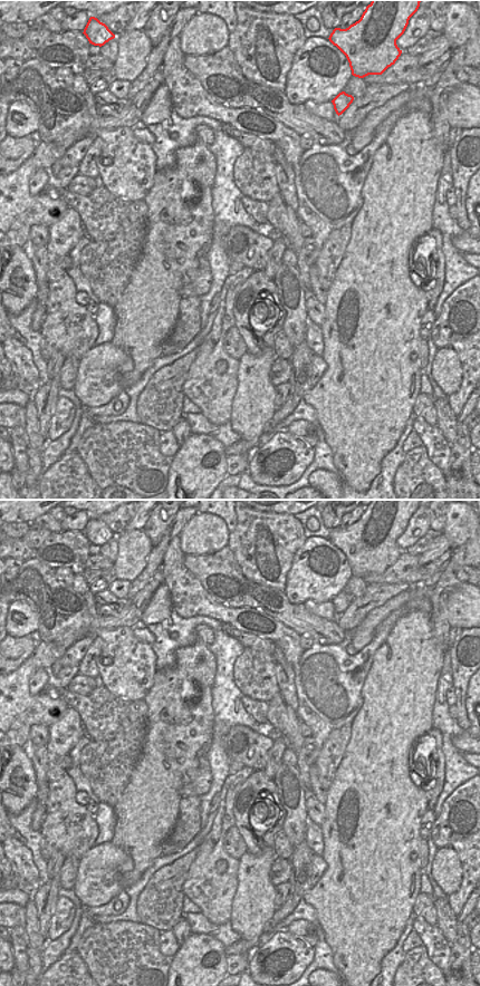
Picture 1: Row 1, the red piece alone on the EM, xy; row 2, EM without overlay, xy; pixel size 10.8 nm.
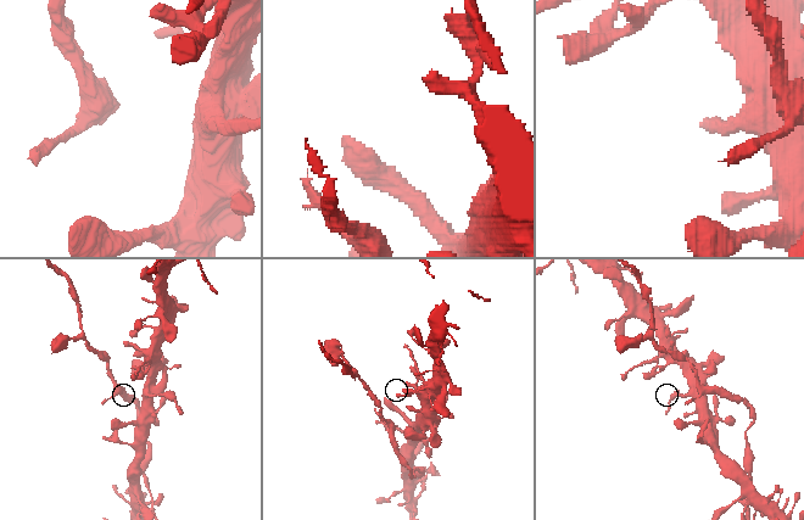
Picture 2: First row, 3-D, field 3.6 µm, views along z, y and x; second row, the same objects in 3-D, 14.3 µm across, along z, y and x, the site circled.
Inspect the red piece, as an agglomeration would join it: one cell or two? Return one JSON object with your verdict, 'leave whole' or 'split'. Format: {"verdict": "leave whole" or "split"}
{"verdict": "leave whole"}

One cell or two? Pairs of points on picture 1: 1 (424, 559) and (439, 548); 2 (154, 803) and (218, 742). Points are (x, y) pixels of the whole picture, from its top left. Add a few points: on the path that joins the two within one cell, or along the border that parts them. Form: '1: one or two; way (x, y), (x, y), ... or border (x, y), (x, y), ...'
1: one; way (428, 557), (435, 550)
2: two; border (213, 726), (212, 743), (205, 756)

